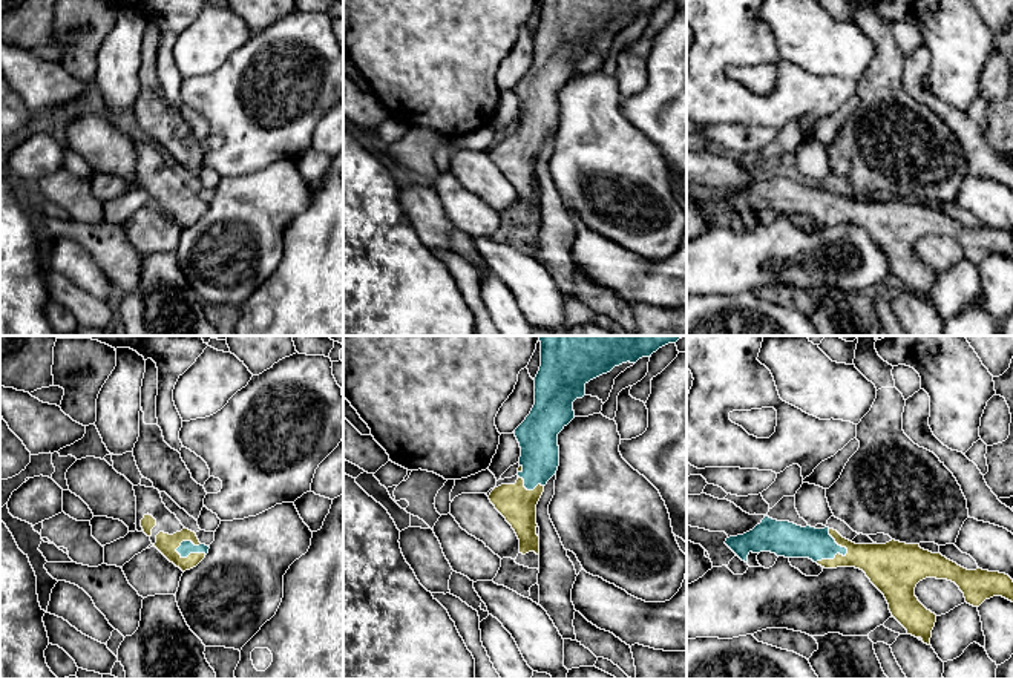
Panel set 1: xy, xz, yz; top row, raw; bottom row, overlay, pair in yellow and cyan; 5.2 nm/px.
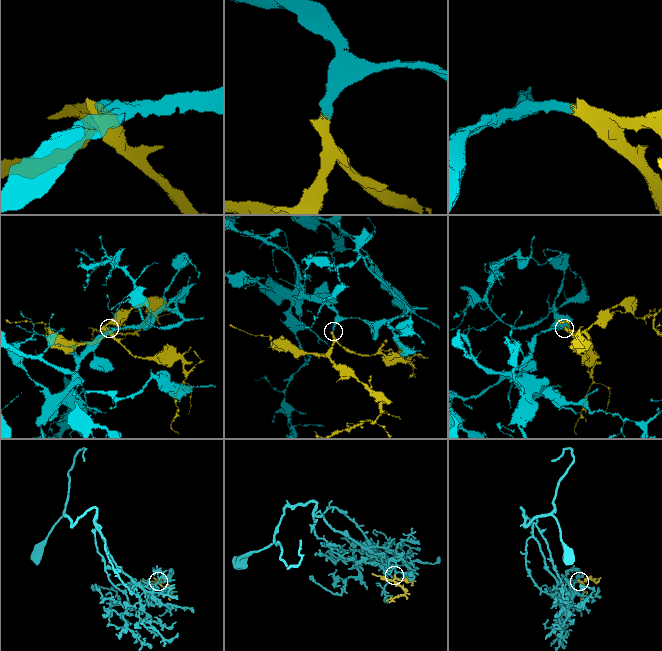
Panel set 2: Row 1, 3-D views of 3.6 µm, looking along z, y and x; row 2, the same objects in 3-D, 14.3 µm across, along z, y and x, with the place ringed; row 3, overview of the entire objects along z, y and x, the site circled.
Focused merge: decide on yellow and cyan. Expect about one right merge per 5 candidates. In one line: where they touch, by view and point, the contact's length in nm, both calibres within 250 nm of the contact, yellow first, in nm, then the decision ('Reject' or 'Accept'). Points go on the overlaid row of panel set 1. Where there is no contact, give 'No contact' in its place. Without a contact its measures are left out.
Touches yellow at yz (842, 555). Shared border 190 nm. Thickness 240 nm (yellow) against 170 nm. Accept

